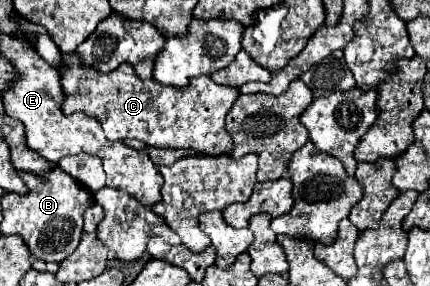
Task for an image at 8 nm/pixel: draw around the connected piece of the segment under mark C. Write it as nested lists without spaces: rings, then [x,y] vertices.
[[[62,52],[62,58],[66,60],[66,72],[60,72],[60,84],[64,92],[62,112],[64,114],[86,112],[92,118],[102,118],[104,120],[102,126],[108,140],[136,138],[156,148],[190,148],[210,156],[228,154],[230,148],[234,148],[232,136],[230,132],[226,132],[226,114],[230,112],[234,100],[240,94],[238,88],[222,88],[220,84],[214,84],[210,76],[196,76],[190,80],[186,88],[174,88],[174,86],[164,86],[154,78],[142,82],[134,72],[134,68],[130,68],[130,64],[120,64],[110,74],[102,74],[96,68],[88,68],[86,64],[82,64],[82,58],[76,52],[70,54]]]

